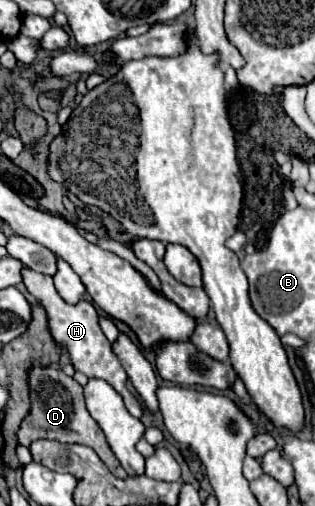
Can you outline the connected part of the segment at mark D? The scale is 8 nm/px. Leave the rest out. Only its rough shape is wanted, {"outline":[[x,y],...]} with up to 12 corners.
{"outline":[[57,364],[27,370],[31,412],[17,438],[85,444],[127,476]]}

